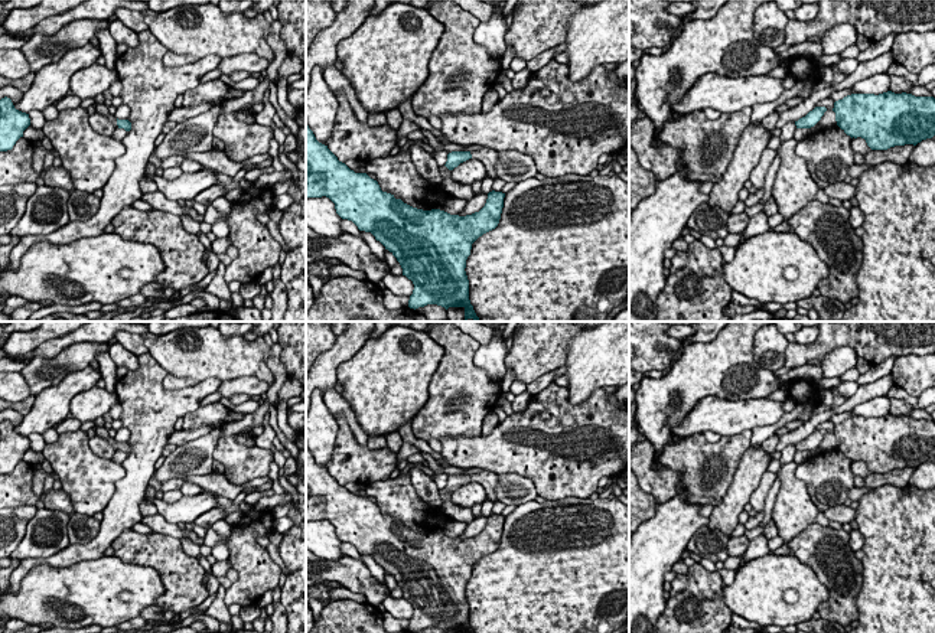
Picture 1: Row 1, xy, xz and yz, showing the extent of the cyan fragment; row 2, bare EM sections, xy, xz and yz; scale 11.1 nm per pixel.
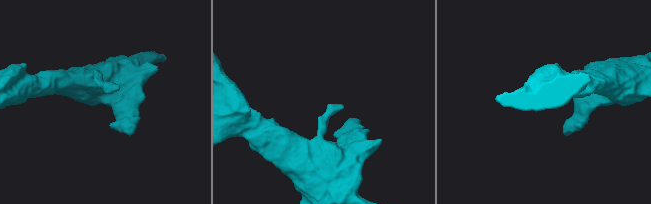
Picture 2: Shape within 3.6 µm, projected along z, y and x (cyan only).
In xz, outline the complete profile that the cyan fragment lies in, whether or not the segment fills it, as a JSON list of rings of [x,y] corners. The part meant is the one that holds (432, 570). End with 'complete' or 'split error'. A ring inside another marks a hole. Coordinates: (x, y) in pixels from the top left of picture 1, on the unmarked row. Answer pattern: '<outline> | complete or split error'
[[[306,446],[306,522],[326,519],[335,526],[342,542],[352,544],[359,554],[371,555],[400,585],[403,598],[413,604],[414,613],[408,623],[410,632],[437,627],[473,633],[469,623],[466,583],[472,567],[499,546],[502,515],[489,515],[485,529],[472,538],[450,538],[440,532],[423,534],[382,515],[378,505],[366,496],[355,496],[319,466]]] | complete

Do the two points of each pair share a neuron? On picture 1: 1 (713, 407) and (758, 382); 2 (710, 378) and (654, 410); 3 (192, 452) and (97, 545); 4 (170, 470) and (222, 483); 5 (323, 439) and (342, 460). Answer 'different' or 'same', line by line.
1: different
2: same
3: different
4: different
5: different

